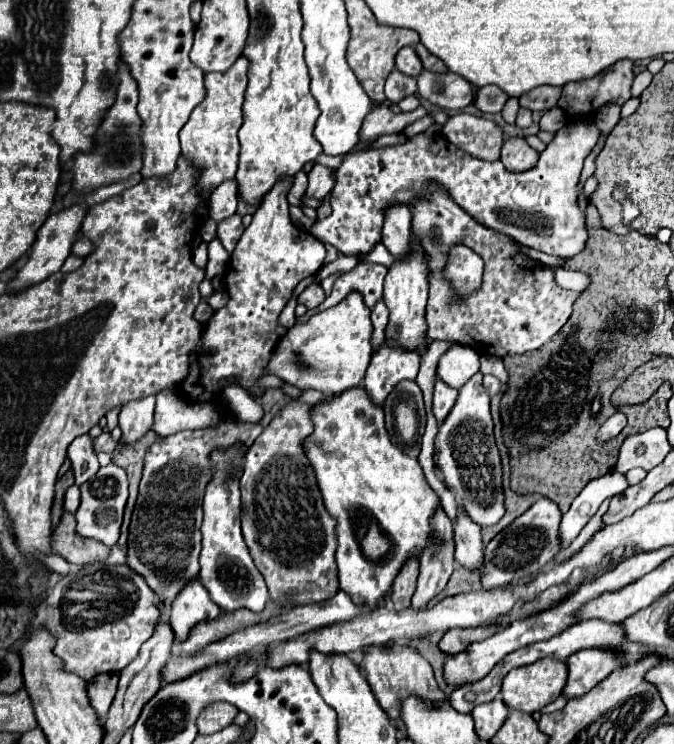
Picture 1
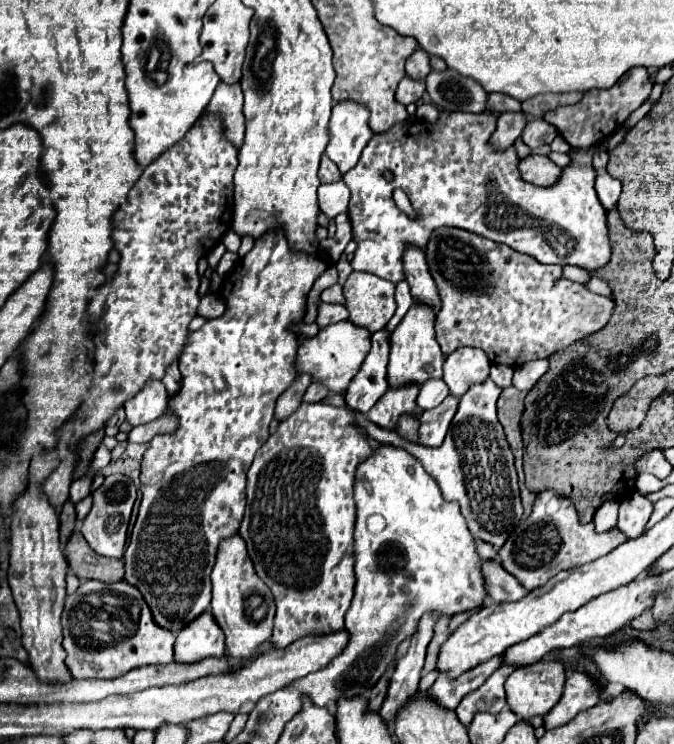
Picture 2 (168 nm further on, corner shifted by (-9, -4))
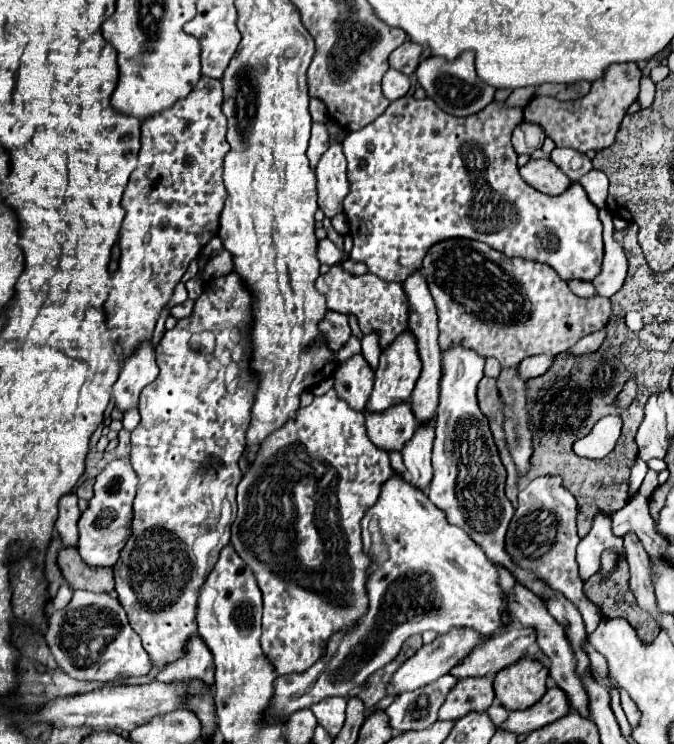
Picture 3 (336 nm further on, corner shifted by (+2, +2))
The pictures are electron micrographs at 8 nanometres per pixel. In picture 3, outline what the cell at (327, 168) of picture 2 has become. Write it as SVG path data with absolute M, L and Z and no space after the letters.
M312 124L312 138L310 138L310 146L308 146L308 160L310 166L316 168L316 160L320 160L320 156L328 150L330 146L330 134L326 124Z

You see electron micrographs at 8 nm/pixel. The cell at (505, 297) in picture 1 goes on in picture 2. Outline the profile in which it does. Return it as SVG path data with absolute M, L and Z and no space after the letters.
M451 226L433 230L425 246L425 256L441 298L435 332L445 356L461 346L477 346L487 352L493 364L517 368L529 360L549 358L551 354L571 346L571 342L593 334L593 330L601 330L613 312L611 298L593 294L583 284L561 278L561 266L541 264L529 254L515 252L507 244L493 242L467 230Z

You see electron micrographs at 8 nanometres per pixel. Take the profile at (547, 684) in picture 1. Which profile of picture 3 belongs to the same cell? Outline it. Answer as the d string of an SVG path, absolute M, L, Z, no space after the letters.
M524 656L496 674L494 692L506 710L526 710L544 696L546 678L548 670L538 660Z

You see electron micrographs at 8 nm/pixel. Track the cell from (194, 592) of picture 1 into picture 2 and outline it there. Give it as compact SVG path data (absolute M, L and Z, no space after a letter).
M211 612L193 618L175 640L175 662L199 662L207 656L223 656L225 634Z

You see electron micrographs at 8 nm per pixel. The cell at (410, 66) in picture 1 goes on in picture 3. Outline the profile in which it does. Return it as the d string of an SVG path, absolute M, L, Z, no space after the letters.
M406 40L402 46L398 46L398 48L390 54L390 58L388 58L390 68L400 70L400 72L404 72L404 74L410 76L410 74L416 70L418 62L420 62L420 52L422 52L420 44L414 44L414 42Z

